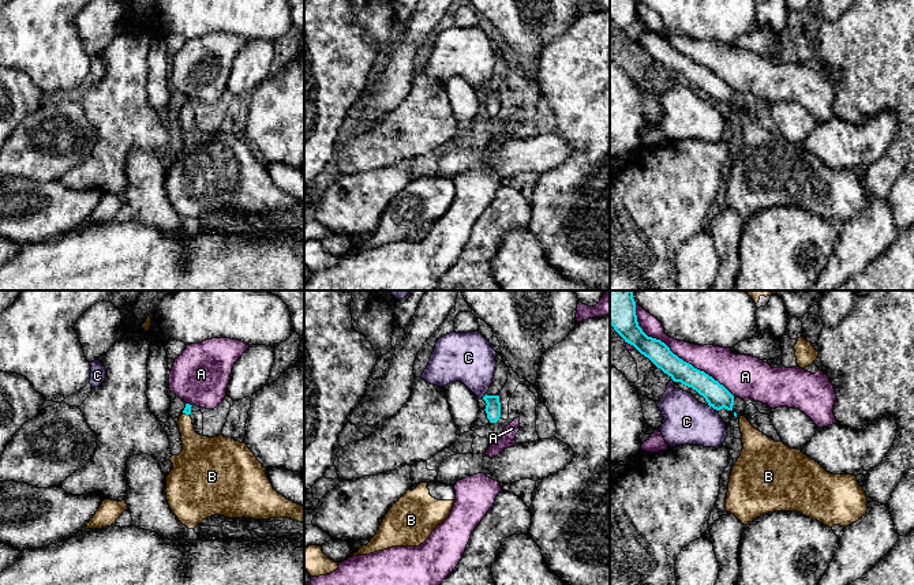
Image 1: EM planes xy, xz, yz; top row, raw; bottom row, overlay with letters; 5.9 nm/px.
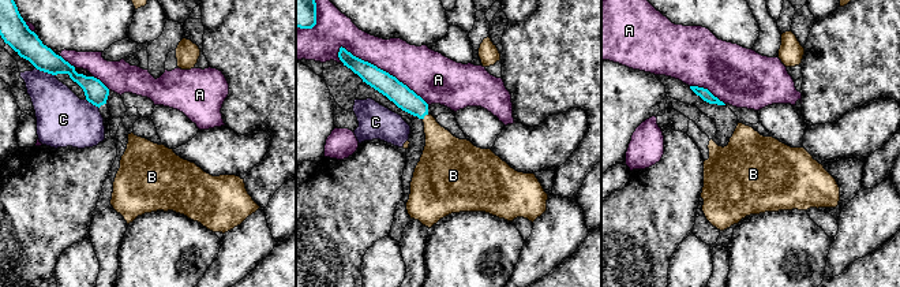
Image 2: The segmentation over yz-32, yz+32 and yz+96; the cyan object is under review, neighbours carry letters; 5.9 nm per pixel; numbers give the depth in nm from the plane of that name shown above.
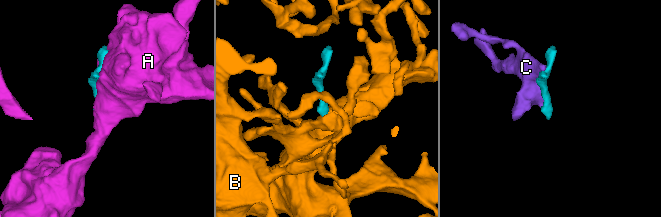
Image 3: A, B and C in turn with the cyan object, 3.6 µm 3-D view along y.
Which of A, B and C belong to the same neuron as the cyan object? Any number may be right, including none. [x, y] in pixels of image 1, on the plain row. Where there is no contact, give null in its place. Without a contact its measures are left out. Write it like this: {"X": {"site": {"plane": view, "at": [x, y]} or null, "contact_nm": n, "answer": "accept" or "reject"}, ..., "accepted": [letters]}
{"A": {"site": {"plane": "yz", "at": [675, 49]}, "contact_nm": 800, "answer": "reject"}, "B": {"site": {"plane": "xy", "at": [186, 108]}, "contact_nm": 40, "answer": "accept"}, "C": {"site": {"plane": "yz", "at": [711, 100]}, "contact_nm": 50, "answer": "reject"}, "accepted": ["B"]}

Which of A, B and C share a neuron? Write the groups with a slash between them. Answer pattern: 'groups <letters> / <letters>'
groups A / B / C

